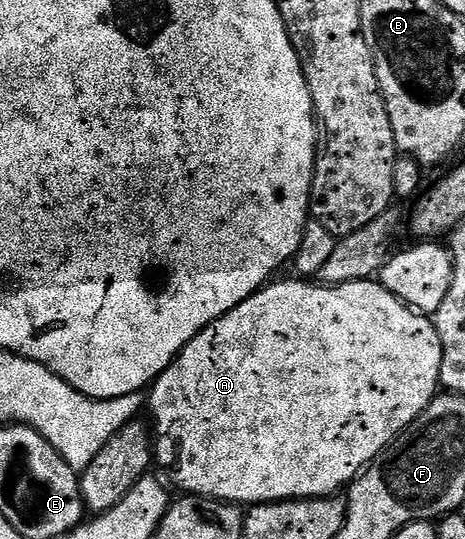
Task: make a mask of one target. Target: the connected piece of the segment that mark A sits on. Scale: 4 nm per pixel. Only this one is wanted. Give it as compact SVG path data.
M299 277L290 278L280 283L268 282L254 295L241 301L241 305L210 323L201 333L197 333L197 337L193 337L193 341L189 341L189 345L185 345L182 353L175 356L173 362L151 384L149 411L151 407L151 415L155 418L153 455L158 466L160 463L171 474L180 492L206 495L208 499L221 499L236 505L280 503L286 499L320 499L326 495L335 495L342 492L360 472L370 467L429 406L440 390L439 374L443 356L441 337L428 316L406 307L378 281L342 283L329 287Z

